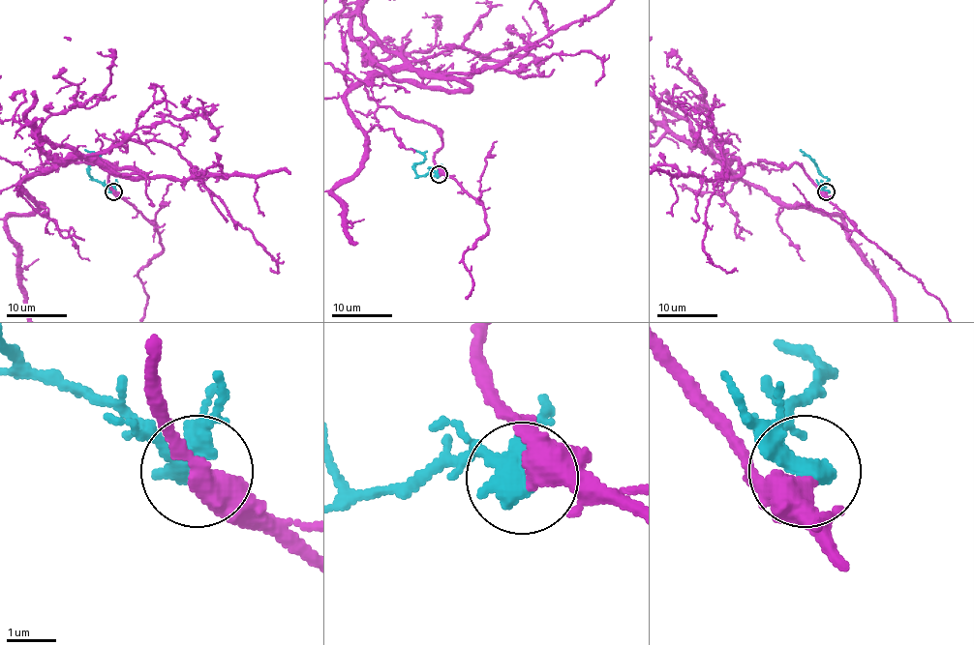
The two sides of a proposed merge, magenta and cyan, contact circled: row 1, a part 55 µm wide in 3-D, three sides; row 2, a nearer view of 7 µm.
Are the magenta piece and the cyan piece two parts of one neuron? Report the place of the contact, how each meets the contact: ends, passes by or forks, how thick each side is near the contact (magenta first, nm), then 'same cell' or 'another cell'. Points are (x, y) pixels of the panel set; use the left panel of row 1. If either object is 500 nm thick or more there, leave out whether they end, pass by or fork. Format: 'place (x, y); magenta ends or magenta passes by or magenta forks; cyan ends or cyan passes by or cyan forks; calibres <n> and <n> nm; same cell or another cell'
place (113, 191); magenta passes by; cyan passes by; calibres 440 and 400 nm; another cell

